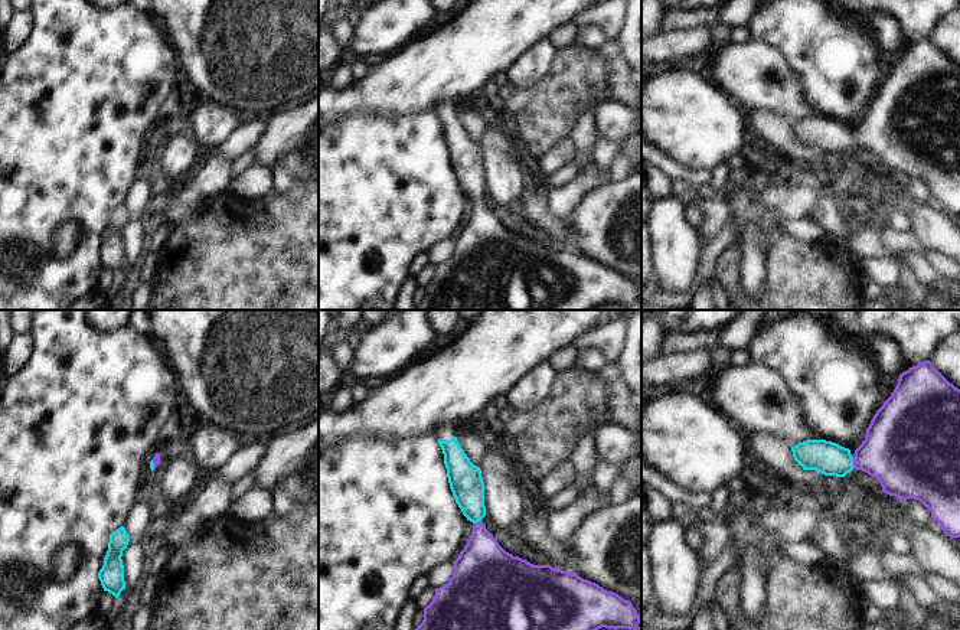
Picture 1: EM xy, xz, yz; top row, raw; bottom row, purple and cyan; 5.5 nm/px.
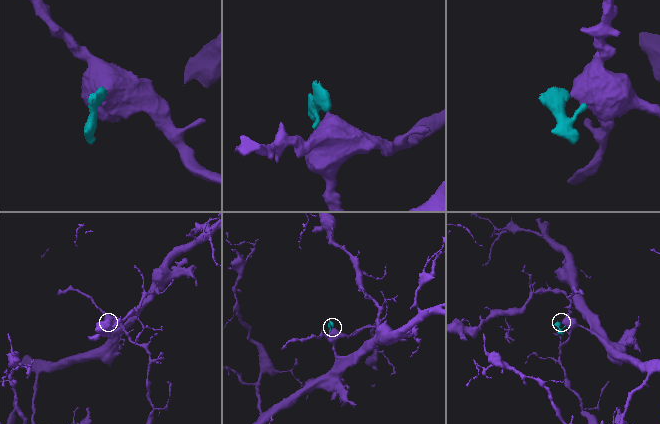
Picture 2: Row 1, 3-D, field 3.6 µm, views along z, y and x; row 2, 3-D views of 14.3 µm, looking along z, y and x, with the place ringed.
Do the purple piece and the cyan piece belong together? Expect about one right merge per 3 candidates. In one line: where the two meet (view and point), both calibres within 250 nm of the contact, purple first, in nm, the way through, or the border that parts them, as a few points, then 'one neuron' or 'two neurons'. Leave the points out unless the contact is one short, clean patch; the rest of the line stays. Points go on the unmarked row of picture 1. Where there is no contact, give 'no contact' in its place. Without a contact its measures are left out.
contact yz (854, 139); calibres 380 and 190 nm; way yz (897, 127), (854, 139), (838, 139), (826, 134); one neuron

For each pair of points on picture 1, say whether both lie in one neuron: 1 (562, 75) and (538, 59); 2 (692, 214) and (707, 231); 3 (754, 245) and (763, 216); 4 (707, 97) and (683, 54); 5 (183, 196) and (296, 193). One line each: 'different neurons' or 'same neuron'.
1: different neurons
2: different neurons
3: different neurons
4: different neurons
5: different neurons

